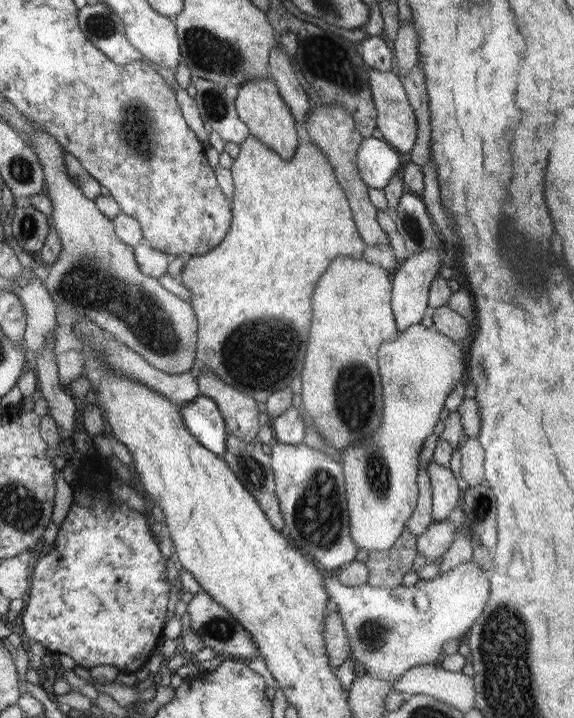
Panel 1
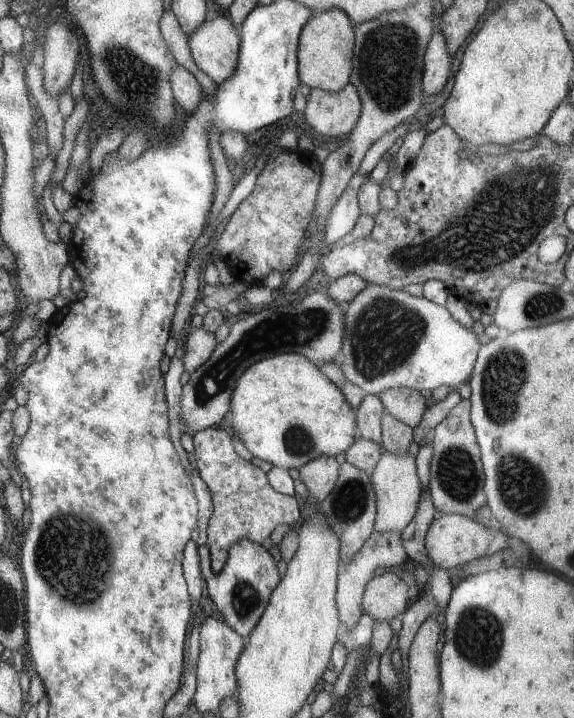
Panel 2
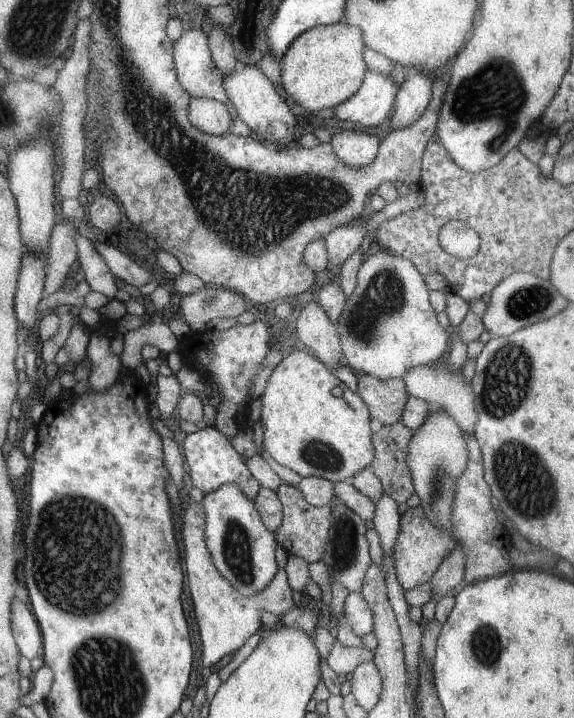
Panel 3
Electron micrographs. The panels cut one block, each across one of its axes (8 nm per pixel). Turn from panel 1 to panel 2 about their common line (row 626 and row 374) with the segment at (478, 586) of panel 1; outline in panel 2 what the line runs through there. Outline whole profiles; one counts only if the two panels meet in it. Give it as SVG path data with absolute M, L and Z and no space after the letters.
M384 284L365 285L348 302L342 314L342 323L344 329L339 349L339 366L349 382L370 395L378 396L385 389L393 387L409 387L419 392L432 391L441 385L458 388L471 374L480 347L475 334L453 320L444 306L423 298L423 295L409 295L403 289L392 289Z

